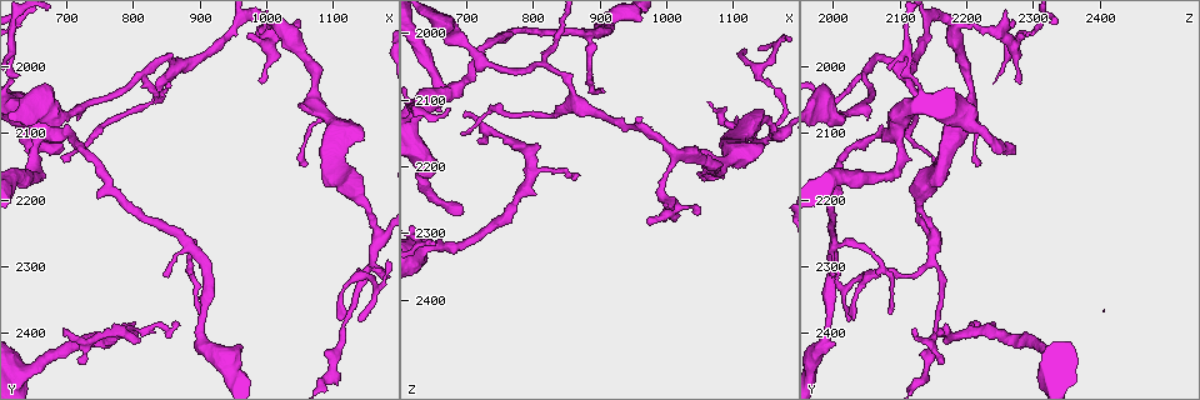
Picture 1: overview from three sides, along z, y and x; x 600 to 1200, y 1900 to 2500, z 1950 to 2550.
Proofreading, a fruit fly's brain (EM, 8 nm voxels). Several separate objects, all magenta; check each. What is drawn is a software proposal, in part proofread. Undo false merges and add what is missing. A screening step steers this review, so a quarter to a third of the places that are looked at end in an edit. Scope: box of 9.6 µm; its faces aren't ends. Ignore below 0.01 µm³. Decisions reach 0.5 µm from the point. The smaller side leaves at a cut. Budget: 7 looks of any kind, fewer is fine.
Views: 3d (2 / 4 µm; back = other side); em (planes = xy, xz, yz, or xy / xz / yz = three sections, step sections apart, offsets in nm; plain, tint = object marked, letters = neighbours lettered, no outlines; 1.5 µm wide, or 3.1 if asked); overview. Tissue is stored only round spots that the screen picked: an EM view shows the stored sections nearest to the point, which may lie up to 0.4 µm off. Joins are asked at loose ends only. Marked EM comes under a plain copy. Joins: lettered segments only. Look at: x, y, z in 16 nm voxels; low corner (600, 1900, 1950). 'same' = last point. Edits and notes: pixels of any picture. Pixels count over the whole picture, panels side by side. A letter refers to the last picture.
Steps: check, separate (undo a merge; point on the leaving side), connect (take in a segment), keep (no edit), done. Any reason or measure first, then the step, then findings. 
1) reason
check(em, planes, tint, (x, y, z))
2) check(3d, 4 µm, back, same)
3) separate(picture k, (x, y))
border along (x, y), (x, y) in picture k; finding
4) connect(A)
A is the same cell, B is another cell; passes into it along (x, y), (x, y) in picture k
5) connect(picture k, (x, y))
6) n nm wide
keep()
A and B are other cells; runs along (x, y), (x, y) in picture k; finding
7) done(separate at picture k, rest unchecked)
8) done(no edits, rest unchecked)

thin end
check(em, 3.1 µm, xy, step 16, letters, (1110, 2380, 2030))

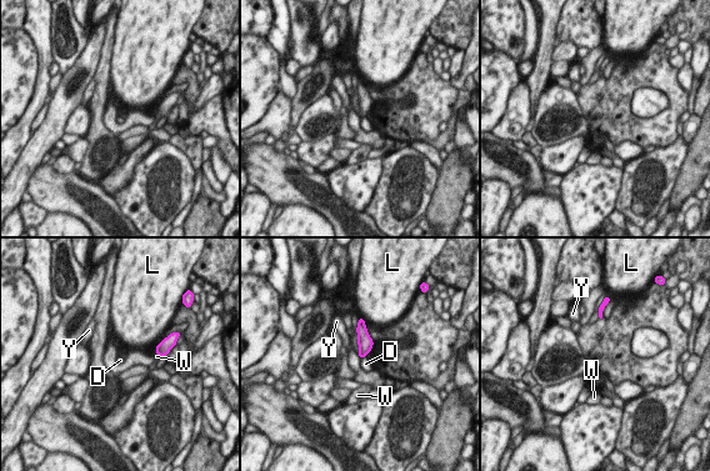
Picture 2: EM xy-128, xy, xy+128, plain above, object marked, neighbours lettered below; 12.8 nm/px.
check(em, 3.1 µm, planes, letters, same)

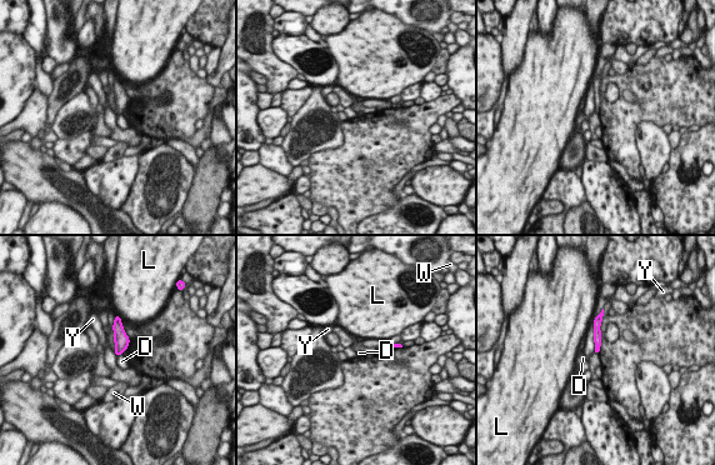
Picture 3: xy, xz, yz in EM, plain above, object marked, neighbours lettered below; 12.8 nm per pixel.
keep()
D, L, W and Y are other cells; border along (594, 353), (598, 354) in picture 3; no lettered segment goes on from it

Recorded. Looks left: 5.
thin end
check(em, planes, letters, (850, 2315, 2000))

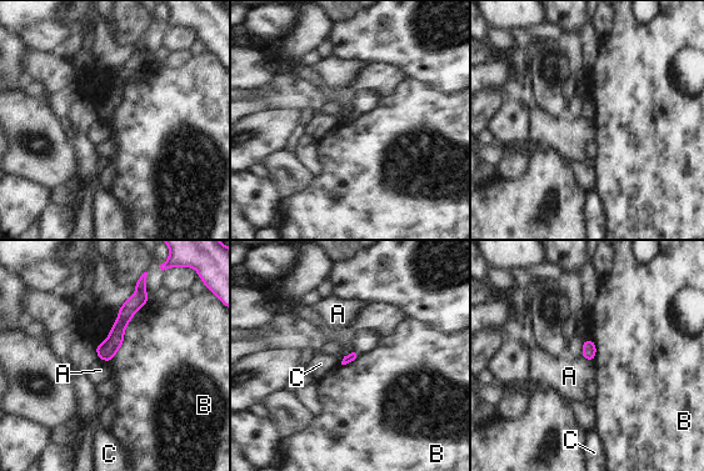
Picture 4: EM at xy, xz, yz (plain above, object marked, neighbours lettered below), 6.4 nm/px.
keep()
A, B and C are other cells; runs along (139, 291), (115, 340), (101, 355) in picture 4; none of them fits

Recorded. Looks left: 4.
thick turns thin
check(3d, 4 µm, (1155, 2225, 2140))

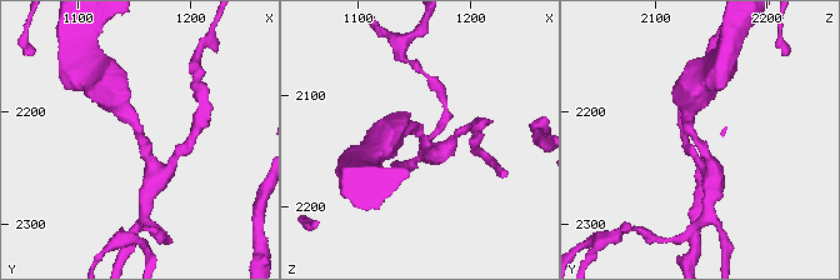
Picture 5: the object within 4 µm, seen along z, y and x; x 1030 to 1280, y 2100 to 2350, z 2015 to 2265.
3 arms; arms of 190, 300, 400 nm
check(em, planes, letters, (1156, 2226, 2140))

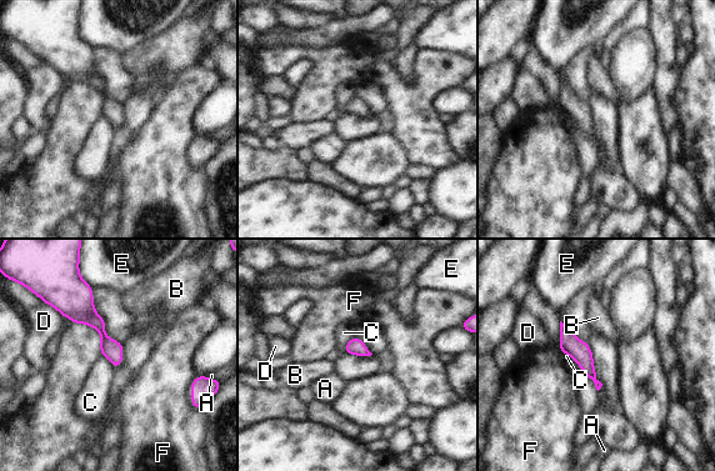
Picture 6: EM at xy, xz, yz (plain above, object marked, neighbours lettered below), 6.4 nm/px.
F touches over 260 nm
keep()
A, B, C, D, E and F are other cells; border along (100, 351), (114, 367) in picture 6; all the same neuron

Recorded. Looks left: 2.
done(no edits, rest unchecked)

